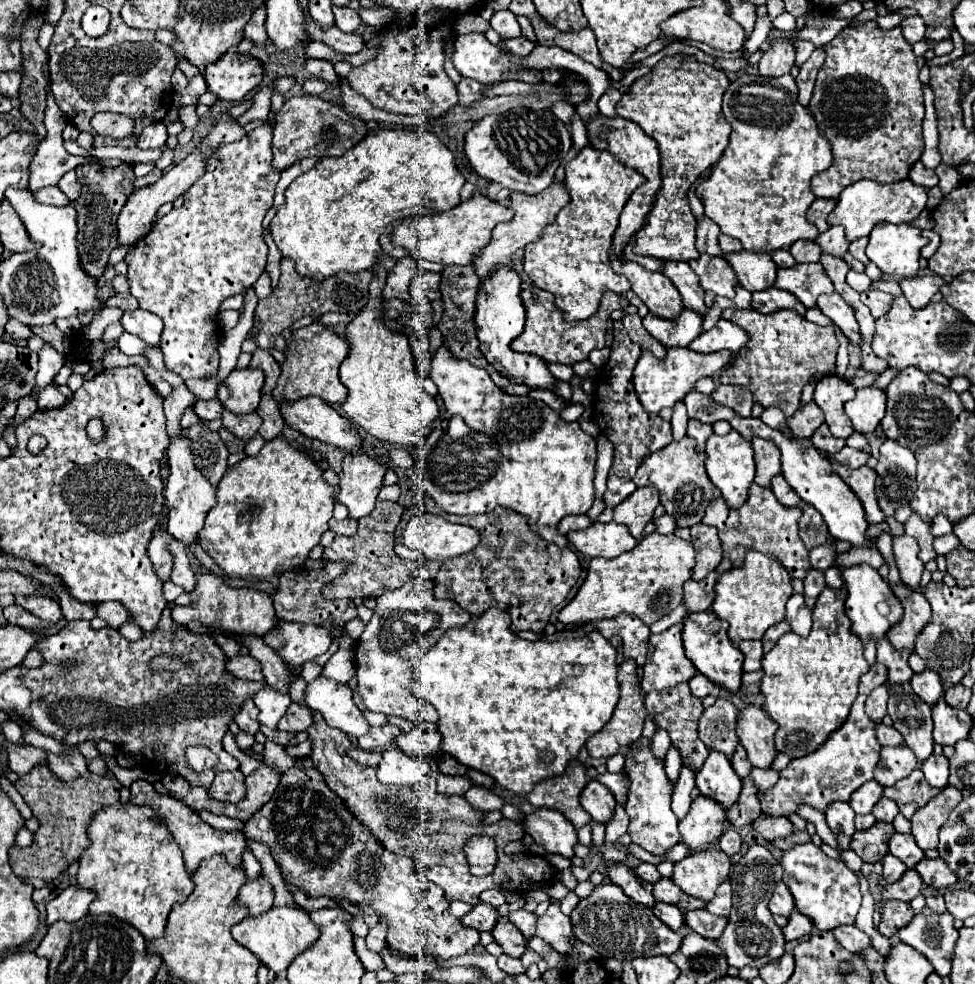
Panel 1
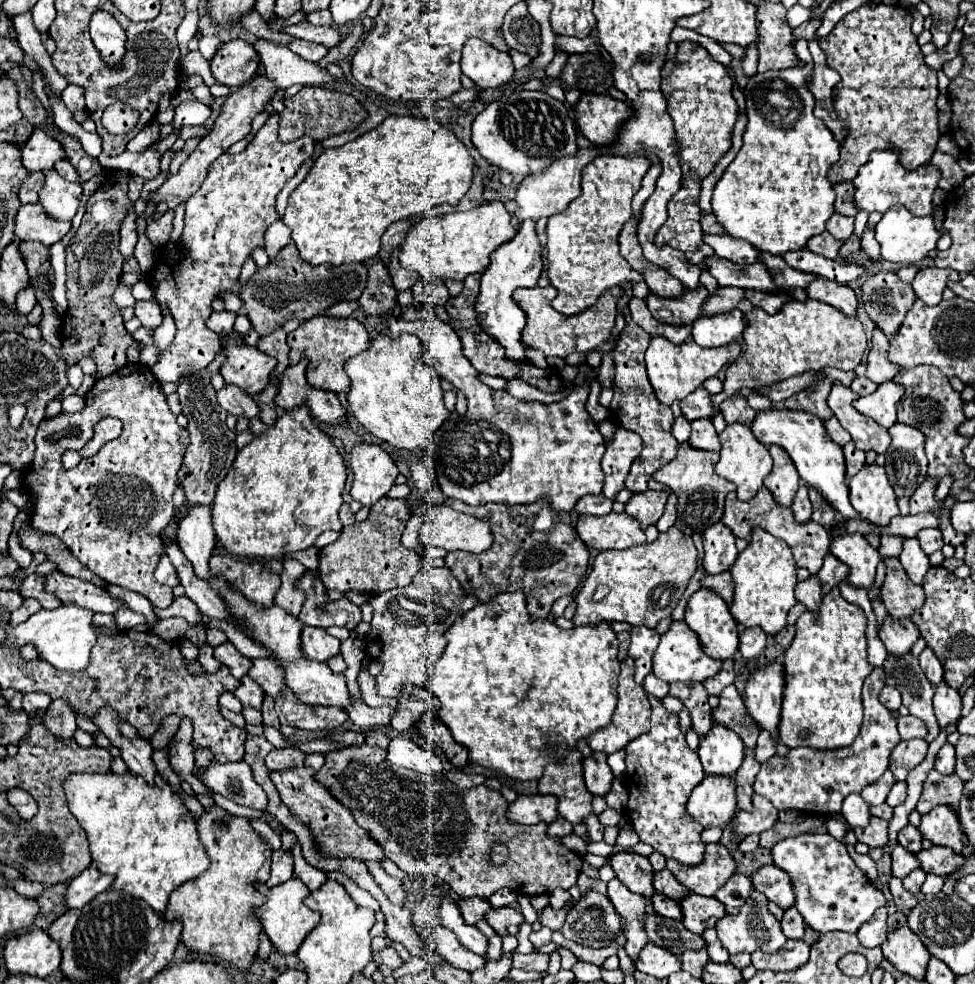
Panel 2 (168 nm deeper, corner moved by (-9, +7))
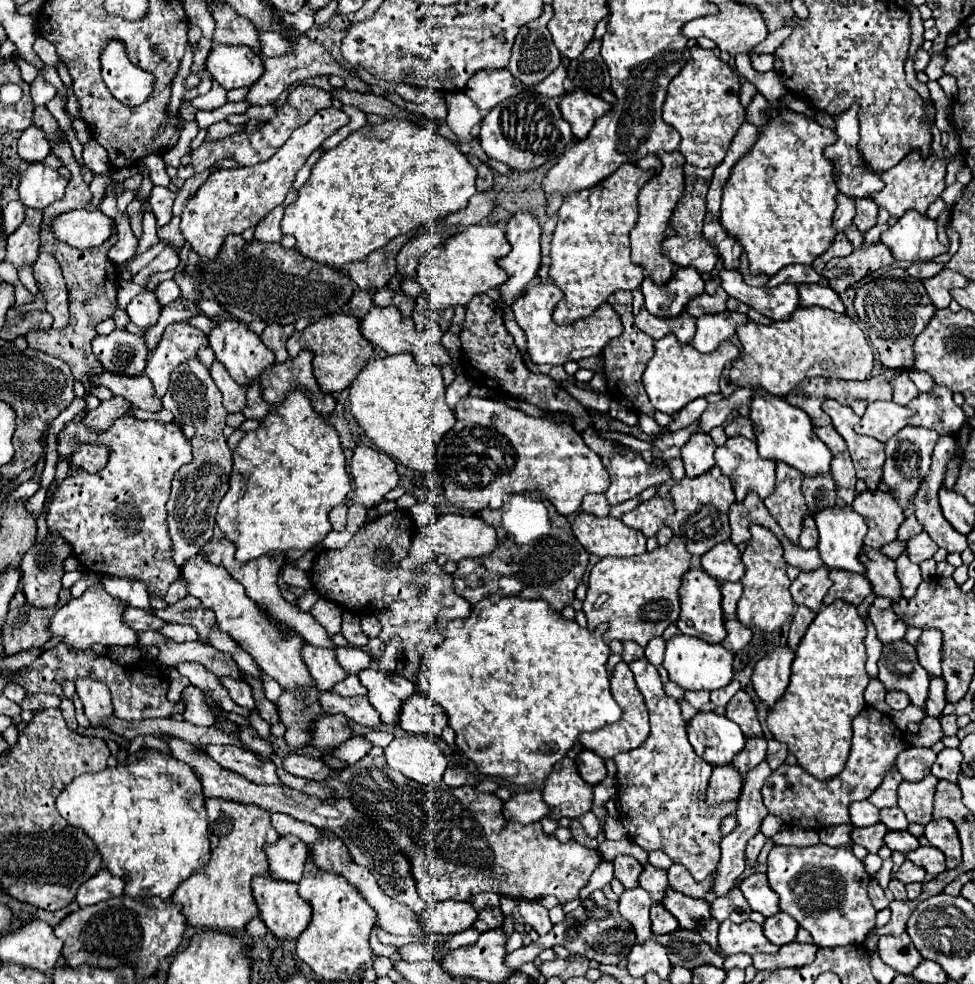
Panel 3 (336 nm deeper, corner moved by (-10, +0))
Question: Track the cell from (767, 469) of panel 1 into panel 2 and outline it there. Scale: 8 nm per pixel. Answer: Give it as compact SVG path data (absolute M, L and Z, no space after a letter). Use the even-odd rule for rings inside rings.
M770 445L770 455L774 459L774 467L764 481L764 487L768 487L772 491L774 499L780 505L790 507L790 503L794 499L794 493L800 485L798 471L794 469L792 459L788 457L788 453L780 445Z

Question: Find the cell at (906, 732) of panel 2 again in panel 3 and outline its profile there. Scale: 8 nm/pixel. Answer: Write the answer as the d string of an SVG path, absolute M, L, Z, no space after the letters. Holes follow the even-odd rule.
M925 716L923 722L919 724L919 728L921 728L919 736L907 736L909 744L913 744L913 746L927 746L929 748L943 738L943 728L941 728L939 718Z

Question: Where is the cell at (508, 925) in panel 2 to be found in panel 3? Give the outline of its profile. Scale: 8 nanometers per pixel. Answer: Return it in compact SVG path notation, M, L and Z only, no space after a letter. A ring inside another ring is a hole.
M483 908L479 910L479 916L473 924L473 928L477 928L479 932L487 932L493 928L501 928L503 926L503 912L499 908Z

